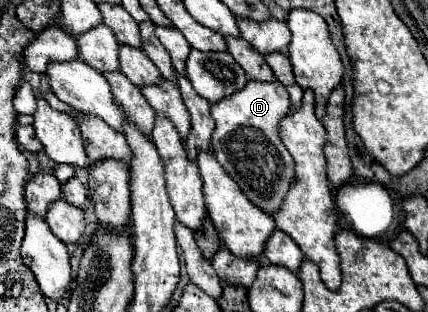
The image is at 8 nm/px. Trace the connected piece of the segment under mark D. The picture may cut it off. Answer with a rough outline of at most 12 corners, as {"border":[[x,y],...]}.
{"border":[[250,80],[210,106],[212,152],[272,214],[294,178],[286,88]]}

